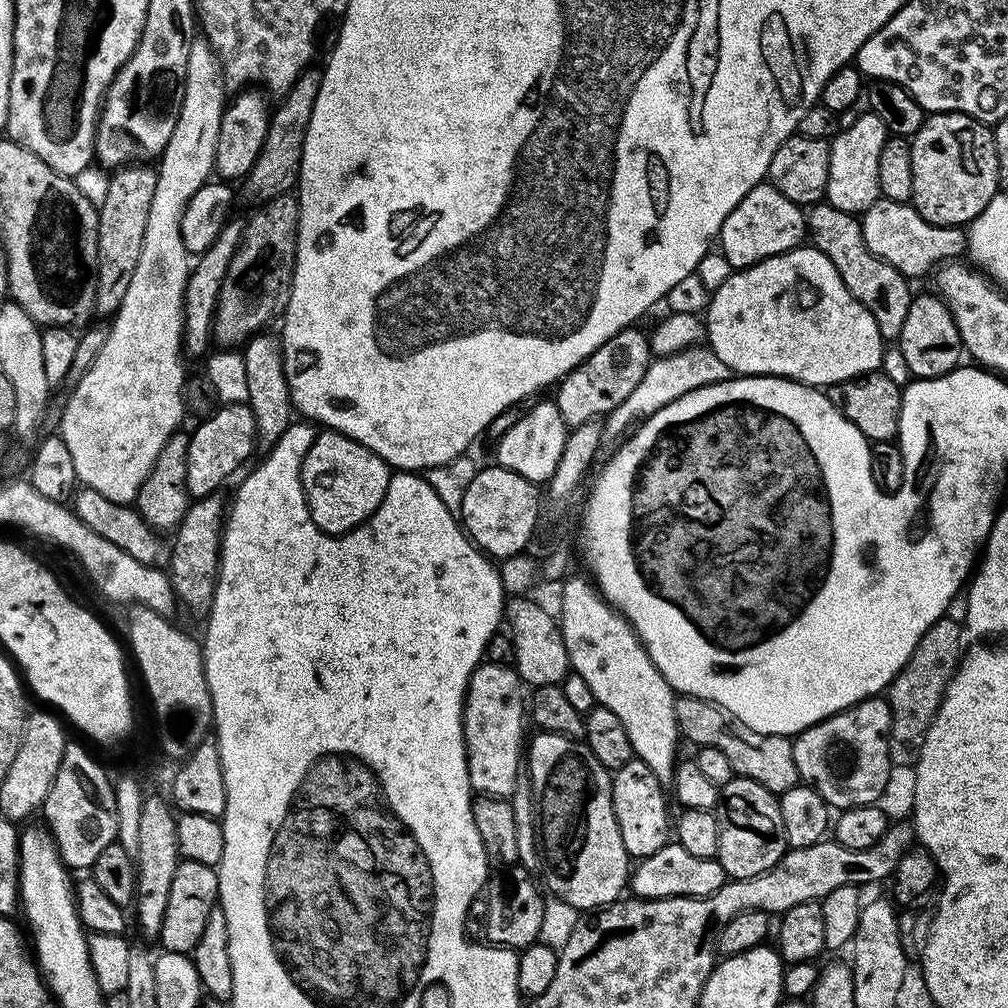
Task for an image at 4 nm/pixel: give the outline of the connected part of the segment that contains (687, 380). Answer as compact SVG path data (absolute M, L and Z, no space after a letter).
M694 346L687 352L653 359L634 393L630 394L622 405L616 406L614 410L603 417L600 424L601 437L608 440L608 438L616 438L622 433L625 435L629 431L628 423L636 418L640 420L650 417L662 406L668 405L681 397L682 394L700 388L703 384L715 384L717 381L725 379L726 374L723 369L712 370L708 362L708 360L710 361L709 356L709 351L705 347Z

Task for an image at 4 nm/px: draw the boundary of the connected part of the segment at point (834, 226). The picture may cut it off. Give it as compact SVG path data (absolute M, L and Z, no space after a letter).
M820 202L807 213L806 224L810 229L810 240L812 236L811 243L825 252L830 262L834 262L852 297L868 307L885 341L895 341L902 330L902 322L906 322L906 310L910 310L914 295L913 289L908 289L909 277L903 276L885 260L878 260L868 249L860 220L855 215L838 210L827 202Z

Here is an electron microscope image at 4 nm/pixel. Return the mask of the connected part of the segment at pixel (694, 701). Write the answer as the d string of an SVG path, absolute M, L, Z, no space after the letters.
M683 694L676 696L676 725L680 728L680 735L685 741L688 739L692 746L722 750L722 754L730 758L730 766L735 775L750 778L766 786L766 790L779 794L790 790L798 783L792 740L787 736L761 736L759 734L739 736L731 728L733 725L724 709L710 703L709 700Z

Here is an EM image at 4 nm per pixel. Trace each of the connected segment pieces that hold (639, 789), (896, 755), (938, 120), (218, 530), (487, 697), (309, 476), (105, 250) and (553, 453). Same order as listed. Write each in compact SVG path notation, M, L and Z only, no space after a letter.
M632 759L626 766L615 769L612 777L612 805L618 830L622 834L622 846L626 846L629 857L643 858L662 850L670 843L670 816L668 820L668 800L664 797L665 785L646 766L646 762Z
M937 618L933 624L928 625L926 634L918 638L918 646L914 646L906 666L902 666L902 670L886 689L886 699L892 711L892 731L888 733L888 754L892 757L893 765L915 765L922 742L928 733L928 727L936 716L952 676L960 666L962 624L959 619L956 619L957 621L948 619Z
M945 110L939 114L932 114L925 119L924 124L920 127L916 135L911 137L910 147L912 149L912 199L917 212L922 218L926 218L932 224L947 224L949 226L964 226L975 220L977 214L990 202L990 198L996 195L998 185L996 183L1002 180L1000 175L1000 159L996 153L996 142L994 132L991 127L983 120L975 120L973 116L965 116L961 113L951 110Z
M216 494L199 497L182 518L180 527L175 529L176 541L170 544L170 577L181 605L211 605L212 595L216 592L216 577L220 571L220 542L226 519L226 504L220 498Z
M482 662L468 679L468 692L464 696L464 745L468 751L468 777L473 793L481 796L511 797L522 770L522 753L526 748L526 696L520 693L522 681L515 667Z
M331 430L317 433L300 467L311 520L330 536L351 532L380 508L391 475L391 465L358 441Z
M124 166L108 180L104 201L99 201L98 211L98 266L96 267L95 311L111 317L120 308L122 298L126 298L126 288L140 261L146 218L150 214L150 202L154 202L154 186L158 175L152 166Z
M551 399L544 400L541 404L534 405L529 412L525 411L520 420L514 422L514 426L510 426L510 430L506 430L506 434L495 441L495 463L531 480L537 486L543 485L543 480L545 483L552 479L558 458L562 458L562 446L566 446L569 431L569 425L564 423L556 403Z

